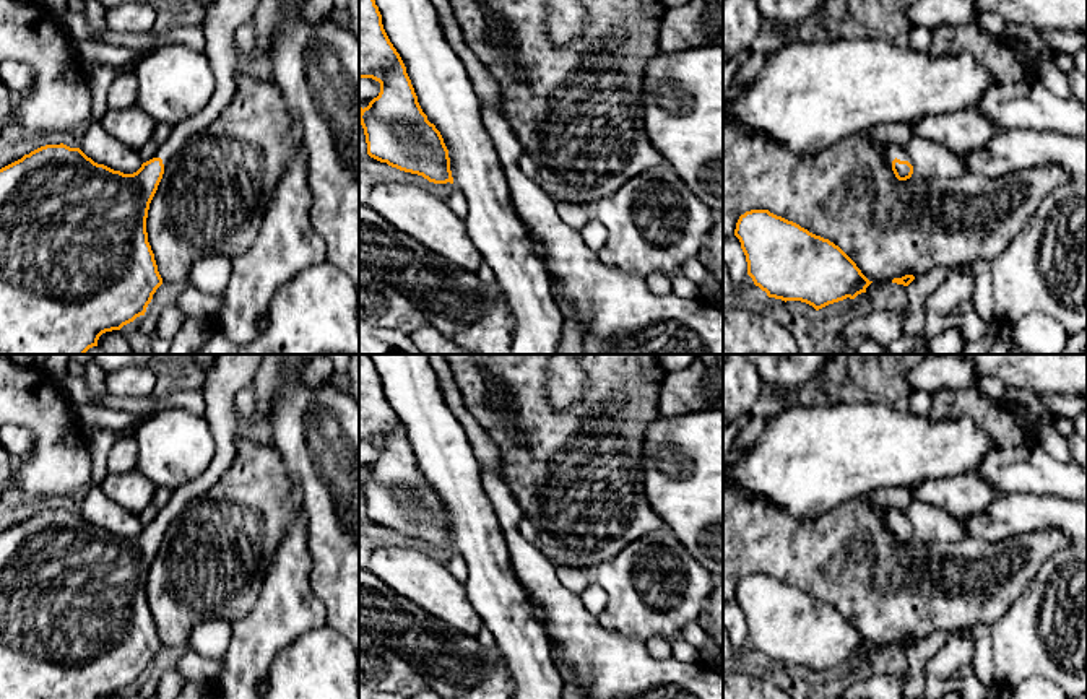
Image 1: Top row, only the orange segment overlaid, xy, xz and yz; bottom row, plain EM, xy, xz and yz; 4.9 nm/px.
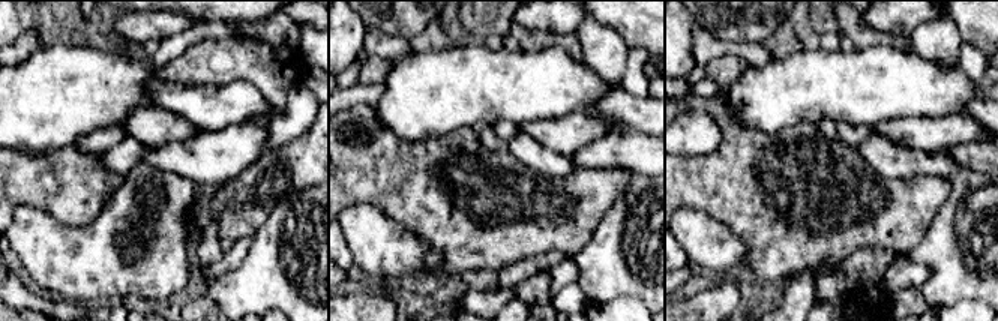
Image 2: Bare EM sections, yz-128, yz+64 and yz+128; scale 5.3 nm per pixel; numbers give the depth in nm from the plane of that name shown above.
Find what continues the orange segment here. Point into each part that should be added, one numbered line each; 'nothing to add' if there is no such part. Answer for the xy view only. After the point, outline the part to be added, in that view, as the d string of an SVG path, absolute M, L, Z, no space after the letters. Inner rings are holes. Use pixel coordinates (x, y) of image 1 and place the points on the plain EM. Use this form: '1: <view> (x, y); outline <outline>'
1: xy (231, 373); outline M218 354L216 363L206 372L201 389L206 402L205 419L210 424L216 454L210 467L197 480L172 491L169 502L159 509L154 522L161 522L164 532L197 496L210 489L231 467L236 457L237 423L240 418L234 398L240 389L252 385L263 356Z

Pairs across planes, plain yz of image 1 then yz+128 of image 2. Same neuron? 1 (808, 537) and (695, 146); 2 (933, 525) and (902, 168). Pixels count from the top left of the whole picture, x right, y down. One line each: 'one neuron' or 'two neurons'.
1: two neurons
2: one neuron

